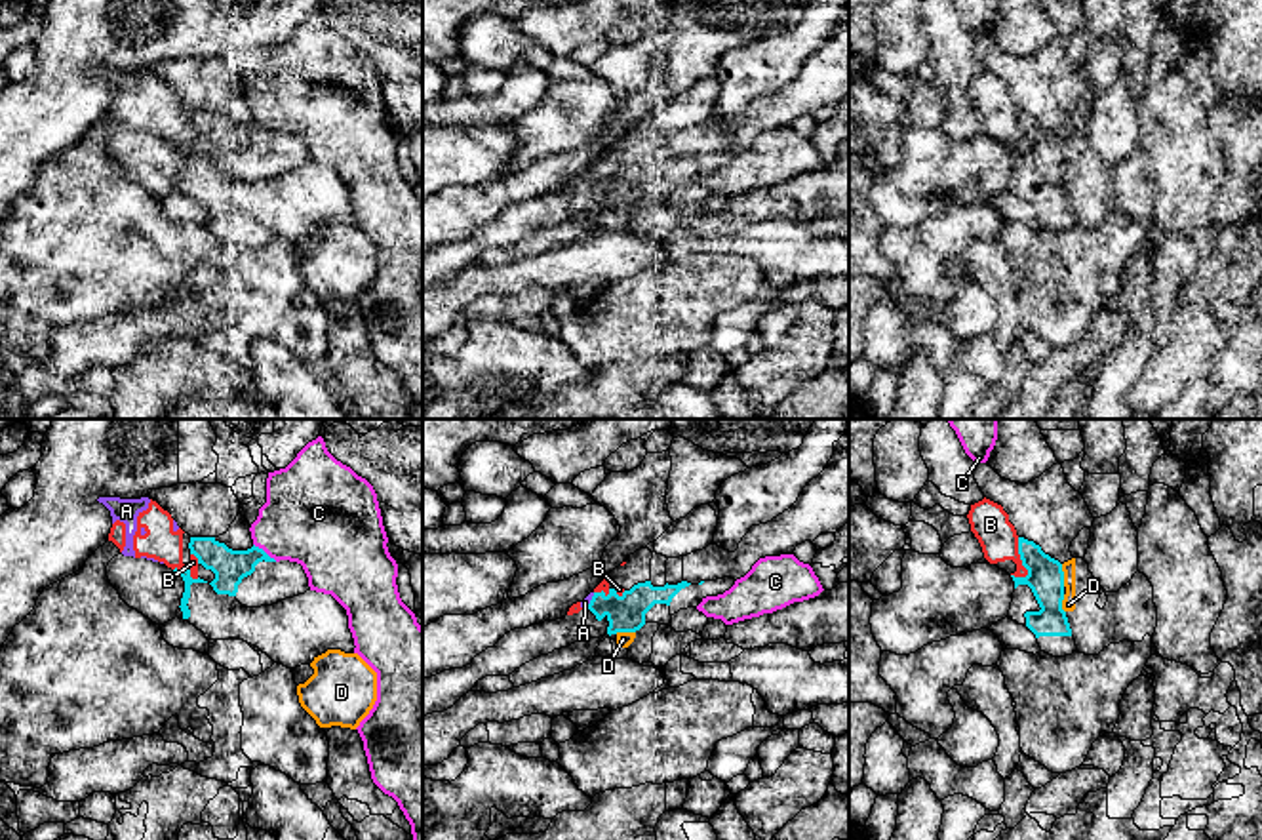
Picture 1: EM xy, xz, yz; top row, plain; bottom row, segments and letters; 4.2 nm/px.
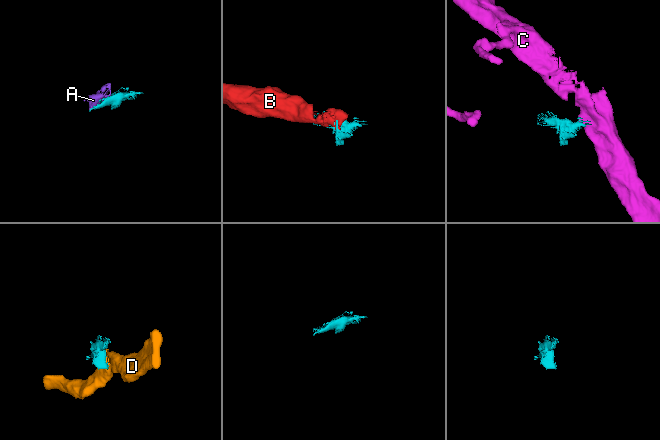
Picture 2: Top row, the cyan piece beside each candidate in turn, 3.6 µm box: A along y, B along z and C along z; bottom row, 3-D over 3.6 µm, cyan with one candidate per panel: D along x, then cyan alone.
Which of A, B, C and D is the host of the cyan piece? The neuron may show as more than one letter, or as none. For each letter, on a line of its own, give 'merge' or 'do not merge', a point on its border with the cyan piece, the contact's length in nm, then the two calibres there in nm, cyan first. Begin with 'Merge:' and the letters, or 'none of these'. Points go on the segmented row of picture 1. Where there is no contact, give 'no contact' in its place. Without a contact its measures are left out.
Merge: none of these
A: do not merge; contact xz (591, 600); length 80 nm; calibres 160 and 40 nm
B: do not merge; contact yz (1021, 559); length 180 nm; calibres 160 and 160 nm
C: do not merge; contact xy (263, 551); length 130 nm; calibres 140 and 400 nm
D: do not merge; contact yz (1063, 576); length 100 nm; calibres 160 and 60 nm

